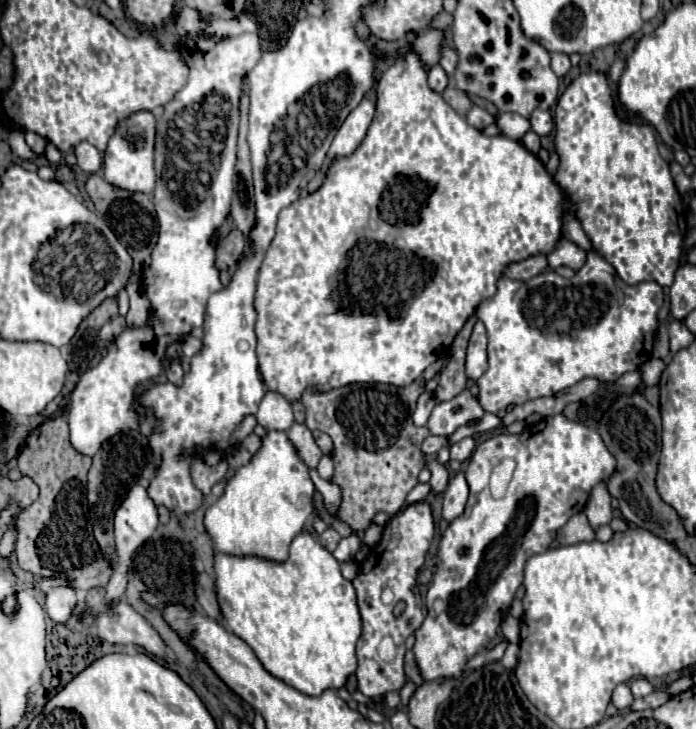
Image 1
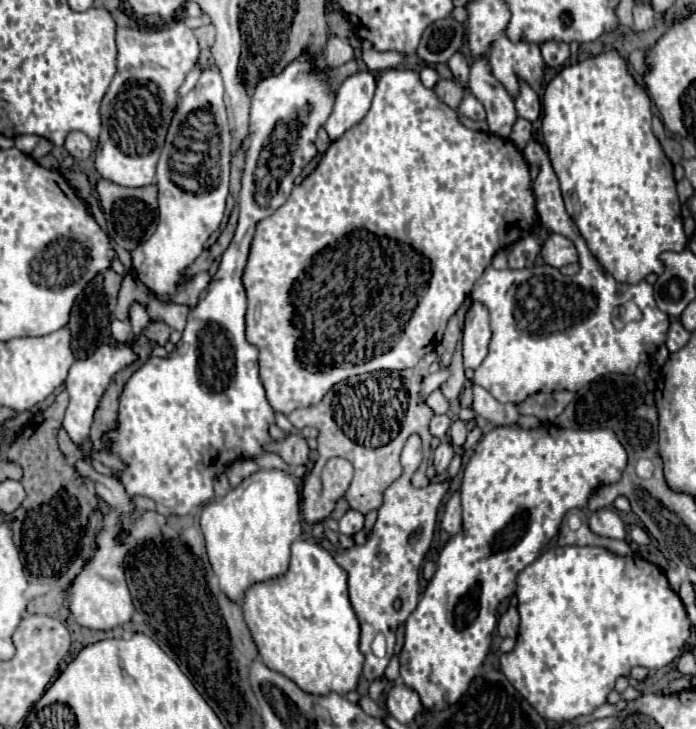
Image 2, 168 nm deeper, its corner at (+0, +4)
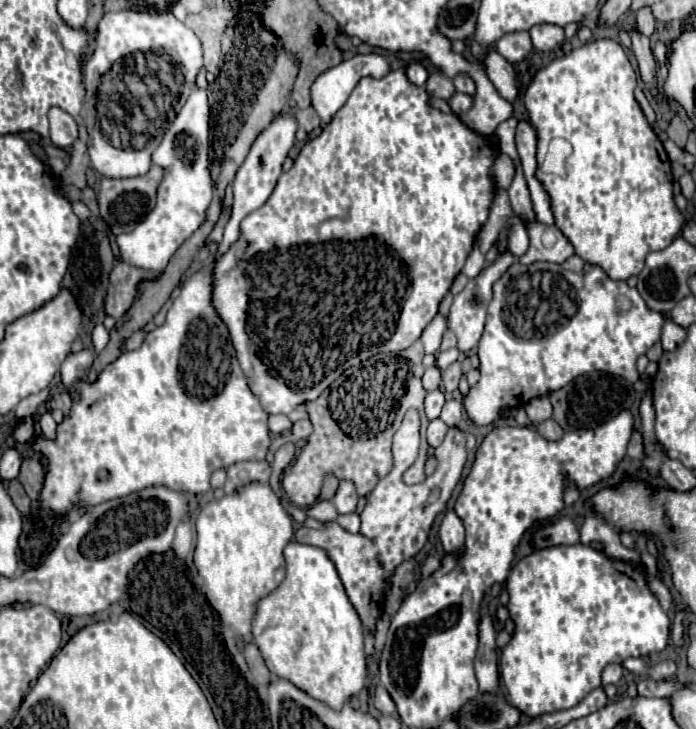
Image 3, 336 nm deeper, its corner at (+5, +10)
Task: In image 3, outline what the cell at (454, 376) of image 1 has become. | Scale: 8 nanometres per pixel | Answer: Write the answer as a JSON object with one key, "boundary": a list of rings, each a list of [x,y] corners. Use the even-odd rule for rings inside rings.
{"boundary":[[[453,362],[447,370],[443,370],[443,388],[447,394],[455,392],[457,390],[457,384],[459,384],[459,378],[461,378],[461,362]]]}

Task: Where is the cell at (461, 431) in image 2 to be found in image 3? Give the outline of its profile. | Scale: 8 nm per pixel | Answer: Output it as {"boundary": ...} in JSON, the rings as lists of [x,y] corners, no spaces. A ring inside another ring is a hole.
{"boundary":[[[447,400],[443,410],[441,410],[441,420],[447,424],[447,426],[457,426],[459,420],[461,420],[461,414],[463,414],[463,406],[459,400]]]}

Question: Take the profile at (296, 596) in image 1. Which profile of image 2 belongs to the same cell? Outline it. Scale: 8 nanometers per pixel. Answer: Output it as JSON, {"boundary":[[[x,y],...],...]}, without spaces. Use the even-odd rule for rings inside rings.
{"boundary":[[[296,540],[296,542],[292,544],[292,558],[290,558],[288,572],[282,574],[282,576],[276,576],[276,578],[270,578],[270,580],[252,584],[252,586],[244,592],[240,608],[242,608],[244,620],[246,620],[246,624],[248,624],[248,630],[250,630],[250,634],[252,634],[252,640],[254,640],[254,644],[256,644],[256,648],[258,648],[258,654],[260,654],[262,662],[264,662],[270,670],[276,670],[276,672],[284,674],[286,678],[290,678],[292,682],[296,682],[296,684],[298,684],[304,692],[308,692],[308,694],[320,694],[320,696],[330,694],[330,692],[346,694],[346,692],[350,692],[350,690],[354,690],[354,688],[358,686],[358,678],[360,678],[360,674],[362,674],[364,656],[362,656],[360,650],[358,650],[358,638],[360,638],[358,618],[356,618],[356,614],[354,614],[354,610],[352,610],[352,604],[350,604],[350,600],[348,600],[348,574],[336,564],[334,556],[332,556],[326,548],[322,548],[318,542],[314,542],[314,540]]]}

